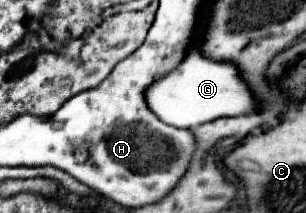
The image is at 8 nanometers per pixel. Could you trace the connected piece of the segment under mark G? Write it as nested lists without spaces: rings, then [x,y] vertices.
[[[189,49],[173,71],[145,89],[145,103],[163,123],[179,129],[191,129],[219,117],[247,115],[255,107],[251,91],[241,83],[237,69],[231,63],[211,63],[197,49]]]

